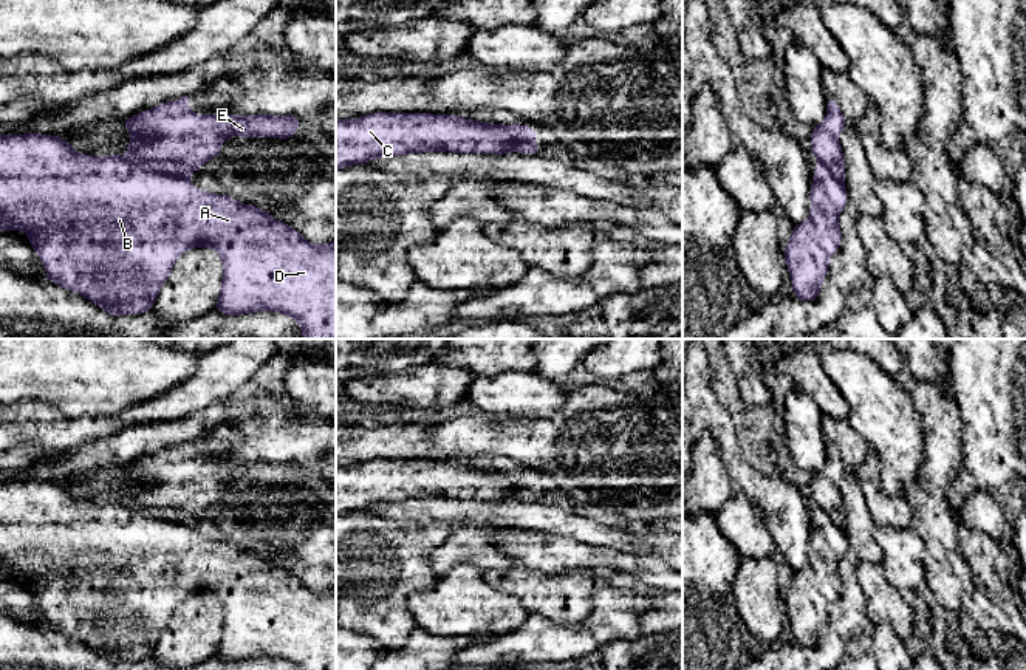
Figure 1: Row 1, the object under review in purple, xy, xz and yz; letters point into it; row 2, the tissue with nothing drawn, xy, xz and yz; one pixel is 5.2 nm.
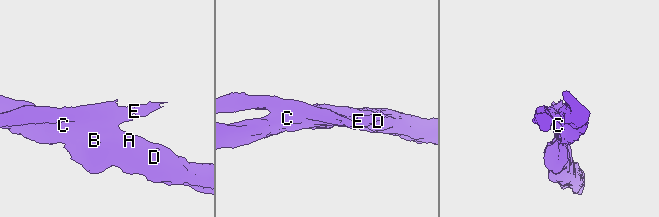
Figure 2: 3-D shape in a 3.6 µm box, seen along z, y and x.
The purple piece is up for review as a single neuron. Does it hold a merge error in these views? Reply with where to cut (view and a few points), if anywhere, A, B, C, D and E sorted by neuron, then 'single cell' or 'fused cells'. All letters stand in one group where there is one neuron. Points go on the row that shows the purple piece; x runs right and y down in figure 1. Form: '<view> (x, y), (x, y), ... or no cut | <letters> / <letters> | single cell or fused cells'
xy (130, 157), (169, 174), (184, 177) | A B C D / E | fused cells

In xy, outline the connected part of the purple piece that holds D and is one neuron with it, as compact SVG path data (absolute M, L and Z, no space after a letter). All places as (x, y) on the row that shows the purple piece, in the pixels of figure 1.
M0 135L0 231L25 231L46 269L46 280L82 294L111 316L150 311L180 254L210 248L223 260L217 311L226 316L282 313L300 325L303 339L336 339L336 241L310 243L255 206L198 190L187 176L169 175L124 155L82 155L60 136Z

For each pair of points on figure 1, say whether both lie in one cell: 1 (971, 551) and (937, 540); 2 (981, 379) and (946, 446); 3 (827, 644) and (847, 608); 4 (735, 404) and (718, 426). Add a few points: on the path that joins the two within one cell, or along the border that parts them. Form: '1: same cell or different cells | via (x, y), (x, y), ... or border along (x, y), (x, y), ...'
1: different cells | border along (961, 533), (958, 551)
2: different cells | border along (952, 382), (952, 395), (961, 424), (961, 455)
3: same cell | via (836, 635), (847, 618)
4: different cells | border along (709, 381), (720, 404), (735, 421)

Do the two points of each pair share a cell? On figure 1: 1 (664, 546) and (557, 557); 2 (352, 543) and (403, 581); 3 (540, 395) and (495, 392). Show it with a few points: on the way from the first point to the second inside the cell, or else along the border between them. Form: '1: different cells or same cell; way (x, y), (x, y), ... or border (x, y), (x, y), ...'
1: different cells; border (582, 542), (653, 557)
2: same cell; way (365, 543), (392, 567)
3: same cell; way (530, 393), (506, 393)

